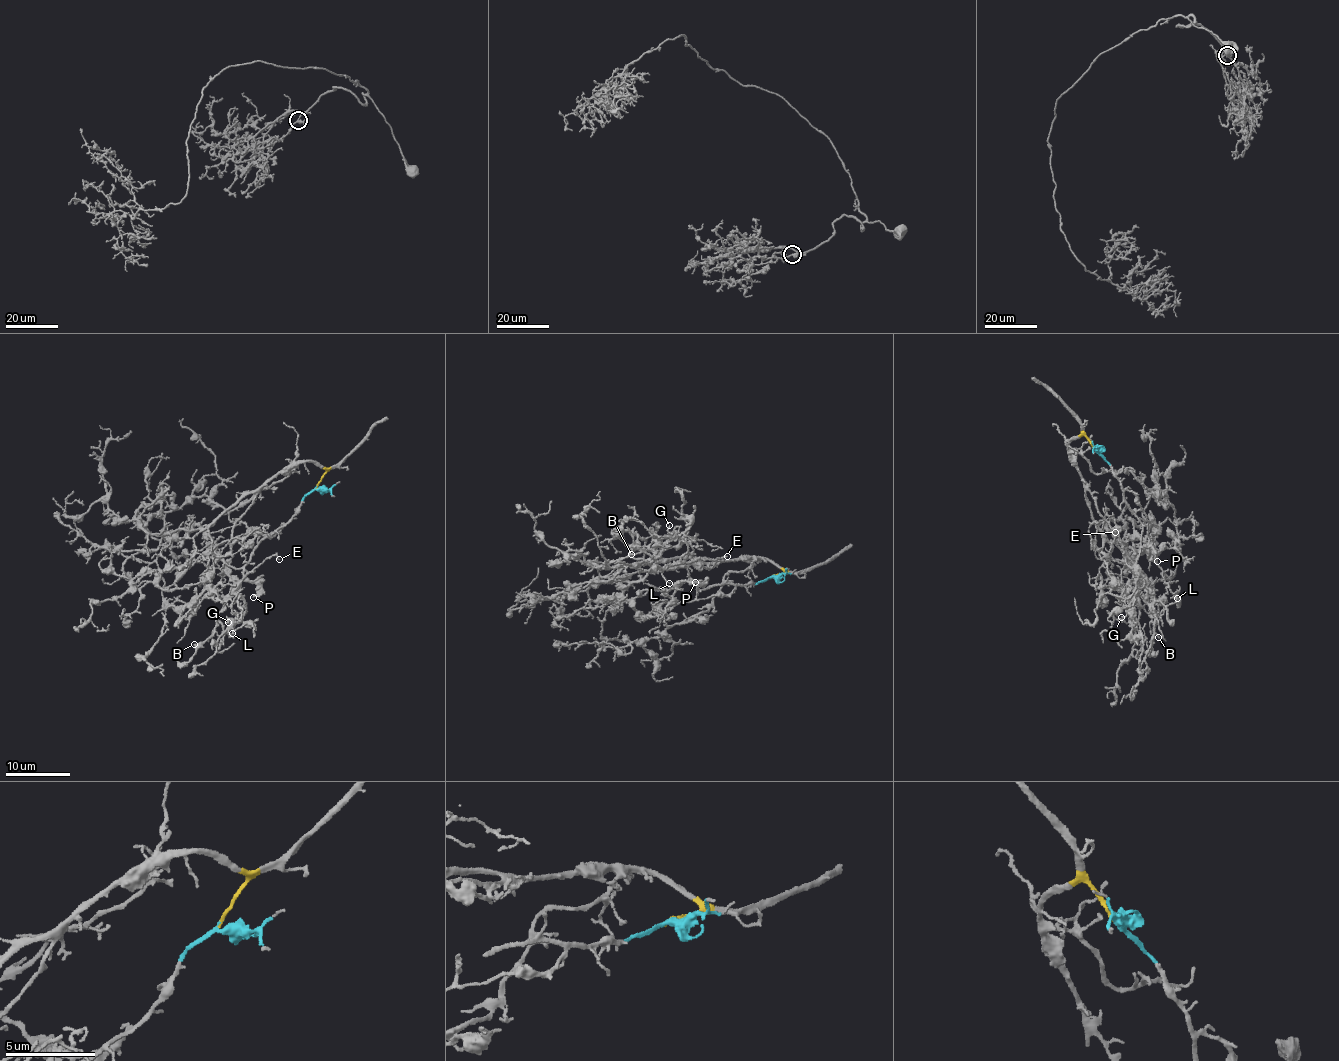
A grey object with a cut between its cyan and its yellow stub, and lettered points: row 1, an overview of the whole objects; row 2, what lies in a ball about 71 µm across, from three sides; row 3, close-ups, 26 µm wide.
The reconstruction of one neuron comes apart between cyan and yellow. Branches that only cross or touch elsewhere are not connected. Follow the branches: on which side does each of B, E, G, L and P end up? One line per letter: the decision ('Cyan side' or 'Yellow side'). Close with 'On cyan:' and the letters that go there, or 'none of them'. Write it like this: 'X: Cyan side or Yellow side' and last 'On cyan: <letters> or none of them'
B: Cyan side
E: Cyan side
G: Cyan side
L: Cyan side
P: Cyan side
On cyan: B, E, G, L, P

